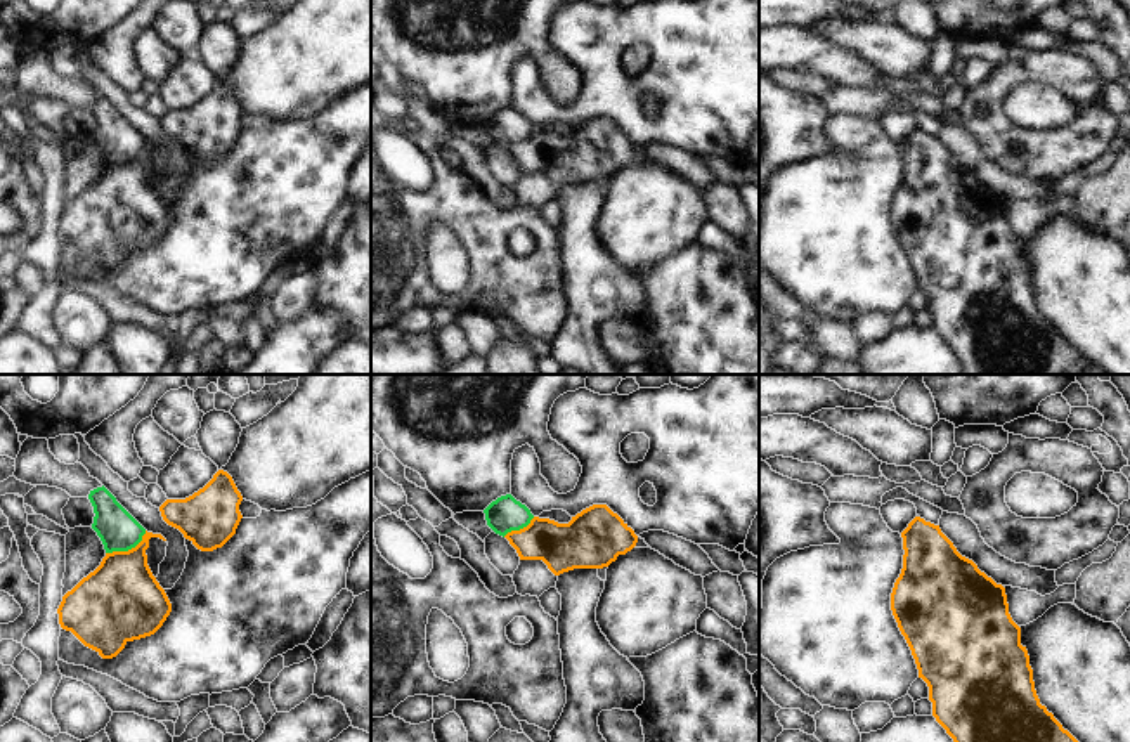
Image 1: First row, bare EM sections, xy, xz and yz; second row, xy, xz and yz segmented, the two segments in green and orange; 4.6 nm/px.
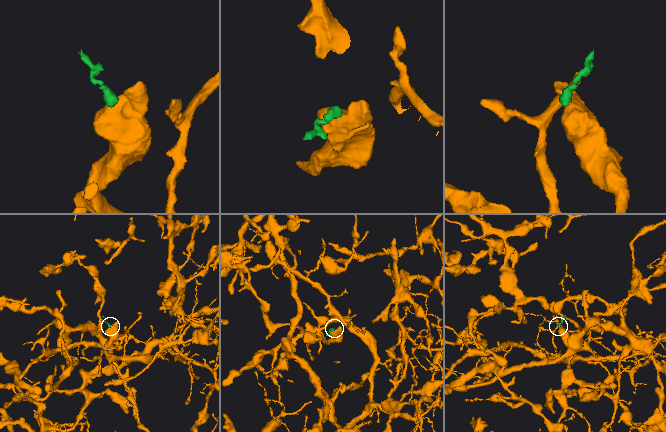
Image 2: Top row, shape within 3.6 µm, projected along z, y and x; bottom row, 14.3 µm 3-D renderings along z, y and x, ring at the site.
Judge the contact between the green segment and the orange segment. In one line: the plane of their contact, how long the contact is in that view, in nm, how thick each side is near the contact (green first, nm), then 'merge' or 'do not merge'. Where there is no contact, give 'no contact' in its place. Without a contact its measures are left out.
meets green in xy; contact 220 nm long; 190 nm thick on the green side, 380 nm on the other; do not merge

